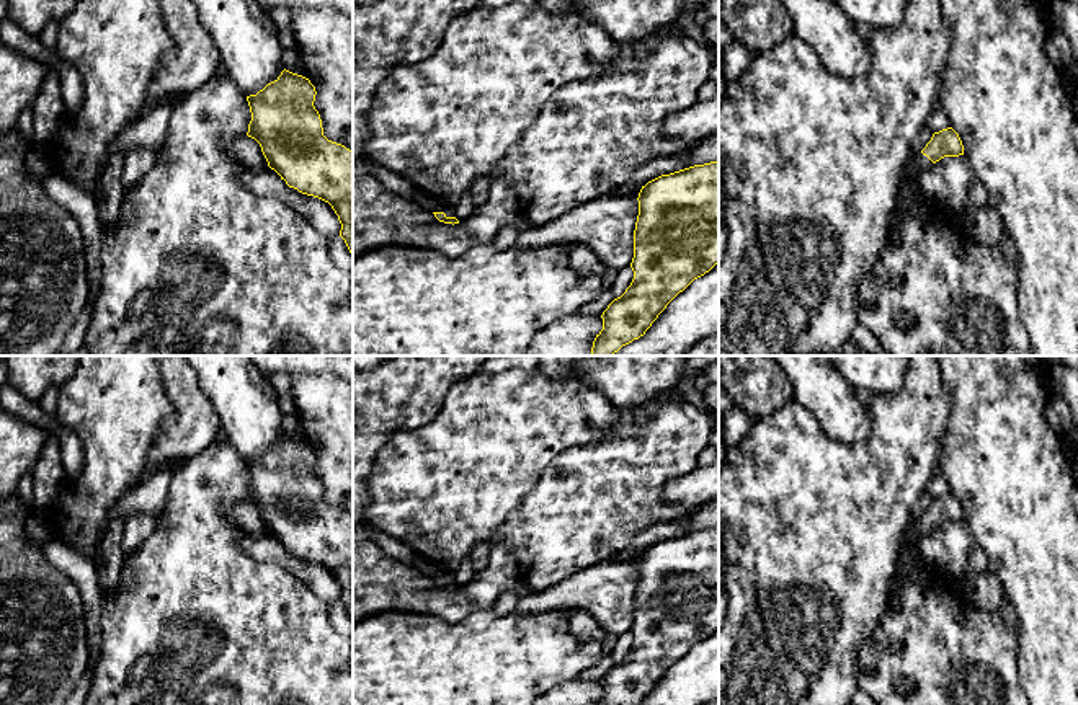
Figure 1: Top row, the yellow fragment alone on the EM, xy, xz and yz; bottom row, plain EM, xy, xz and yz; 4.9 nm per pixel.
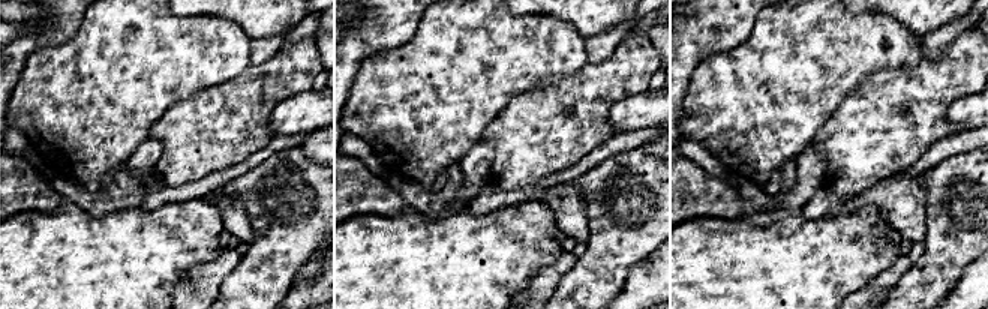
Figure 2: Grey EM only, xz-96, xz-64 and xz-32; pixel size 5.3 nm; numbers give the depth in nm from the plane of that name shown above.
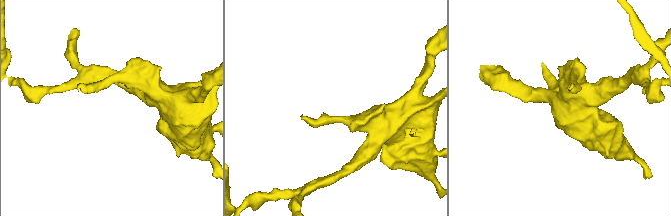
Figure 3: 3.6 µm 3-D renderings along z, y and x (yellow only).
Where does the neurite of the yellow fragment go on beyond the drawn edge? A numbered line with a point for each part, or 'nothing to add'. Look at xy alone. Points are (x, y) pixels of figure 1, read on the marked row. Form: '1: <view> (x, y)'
nothing to add

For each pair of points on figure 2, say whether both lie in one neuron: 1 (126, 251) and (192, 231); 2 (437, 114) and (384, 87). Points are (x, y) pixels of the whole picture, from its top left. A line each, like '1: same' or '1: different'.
1: same
2: same

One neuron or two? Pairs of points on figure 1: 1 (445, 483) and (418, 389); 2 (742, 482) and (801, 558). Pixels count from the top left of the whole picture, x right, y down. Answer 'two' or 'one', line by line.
1: two
2: one

